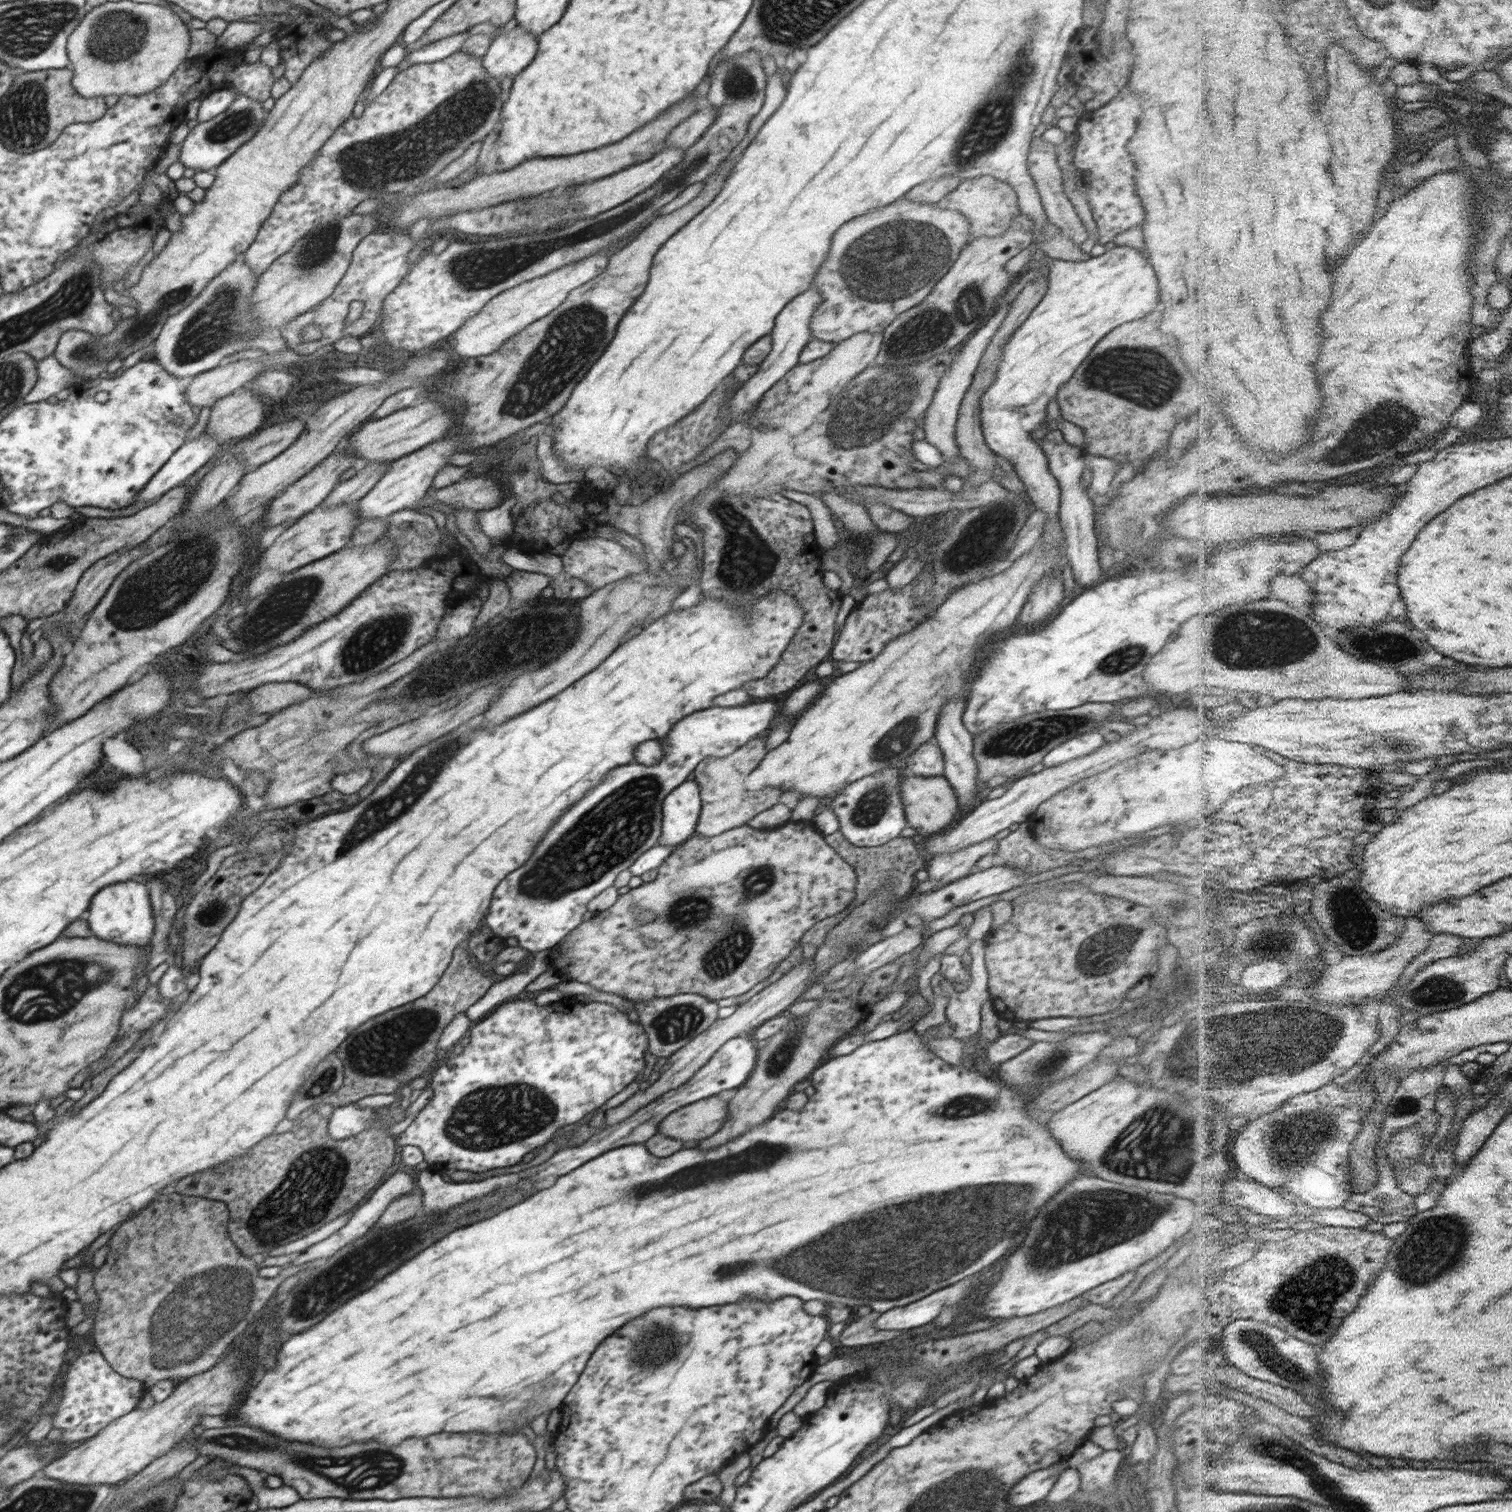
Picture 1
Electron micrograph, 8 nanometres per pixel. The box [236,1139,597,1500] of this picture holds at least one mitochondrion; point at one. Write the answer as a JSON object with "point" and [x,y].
{"point":[314,1183]}

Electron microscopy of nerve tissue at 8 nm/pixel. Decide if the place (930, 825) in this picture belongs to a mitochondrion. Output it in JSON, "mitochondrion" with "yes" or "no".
{"mitochondrion":"no"}

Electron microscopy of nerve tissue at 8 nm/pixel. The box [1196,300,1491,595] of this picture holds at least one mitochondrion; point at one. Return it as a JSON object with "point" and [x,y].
{"point":[1392,424]}

